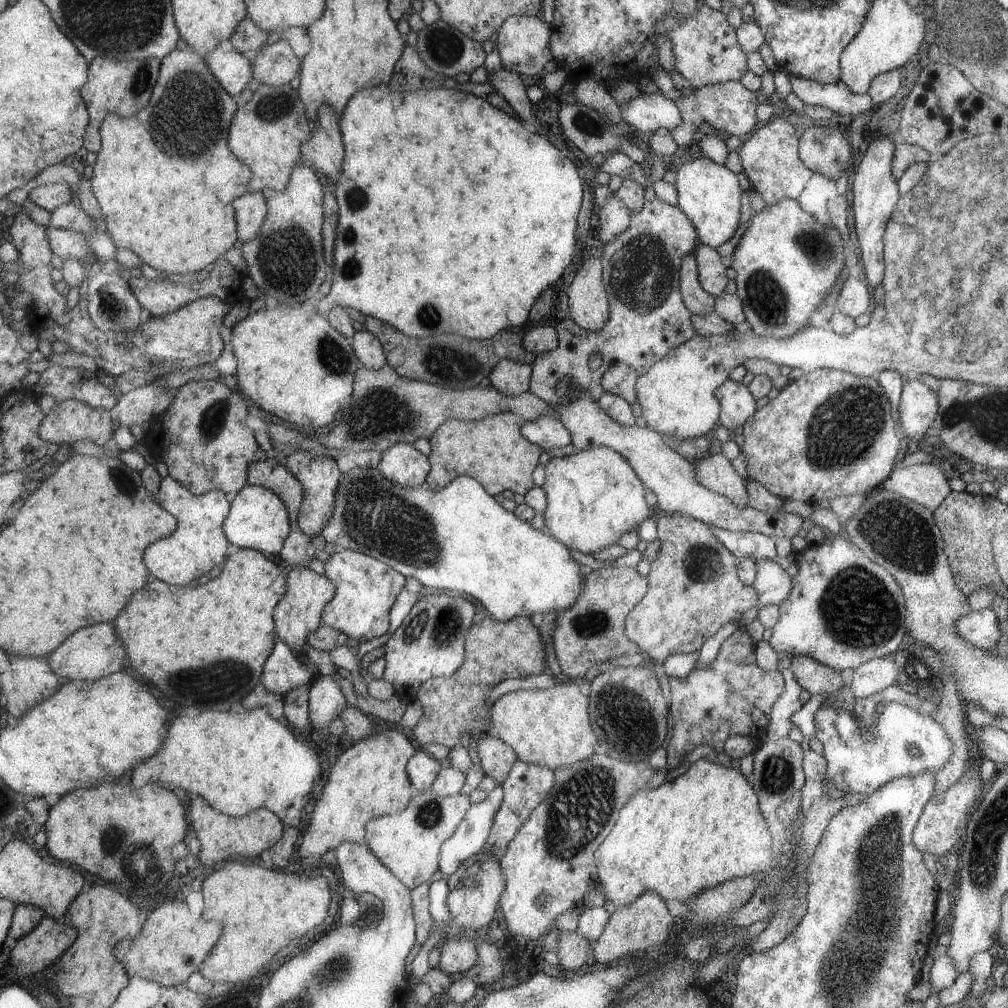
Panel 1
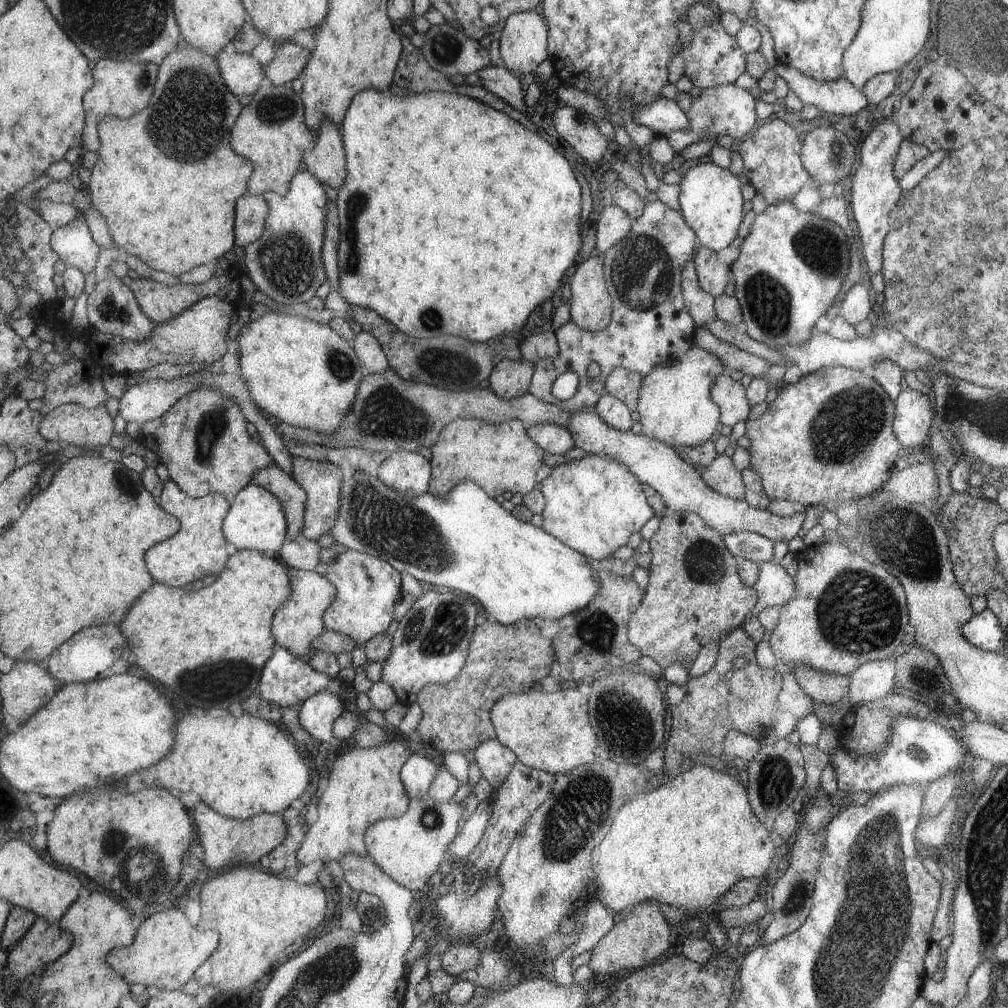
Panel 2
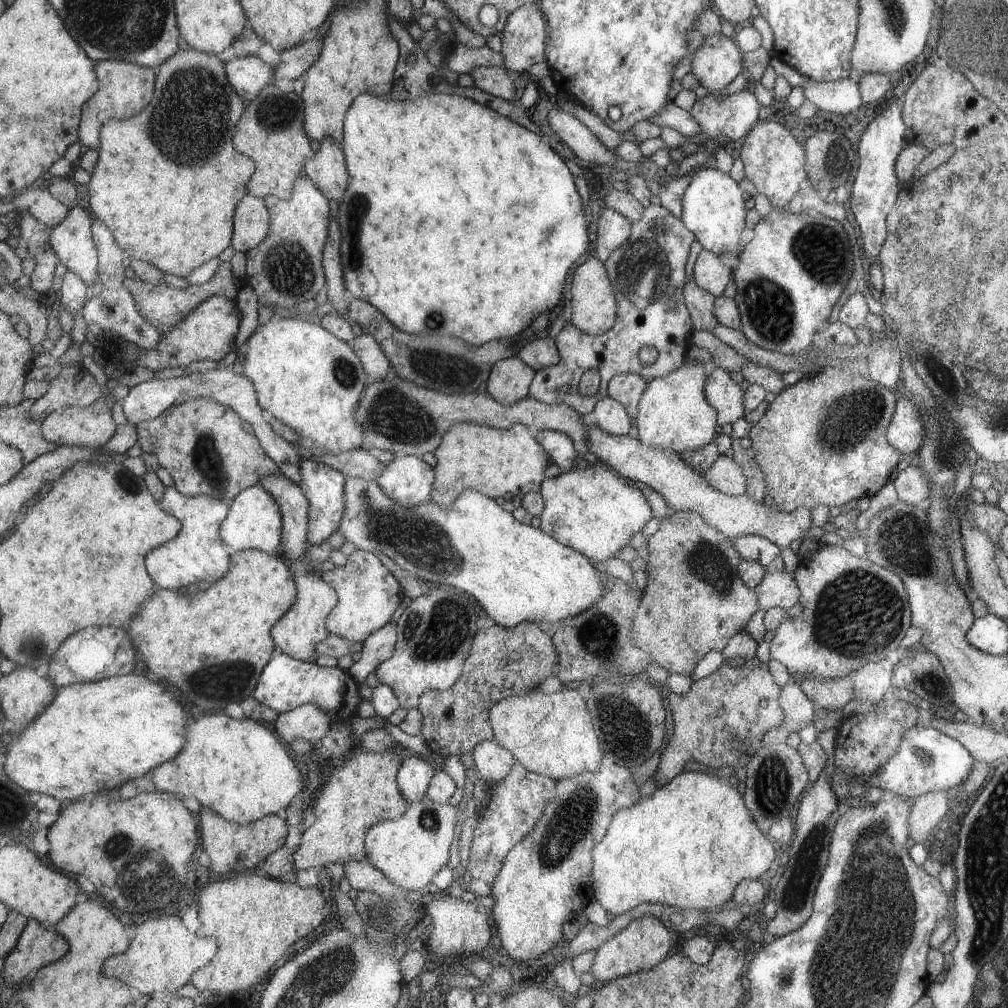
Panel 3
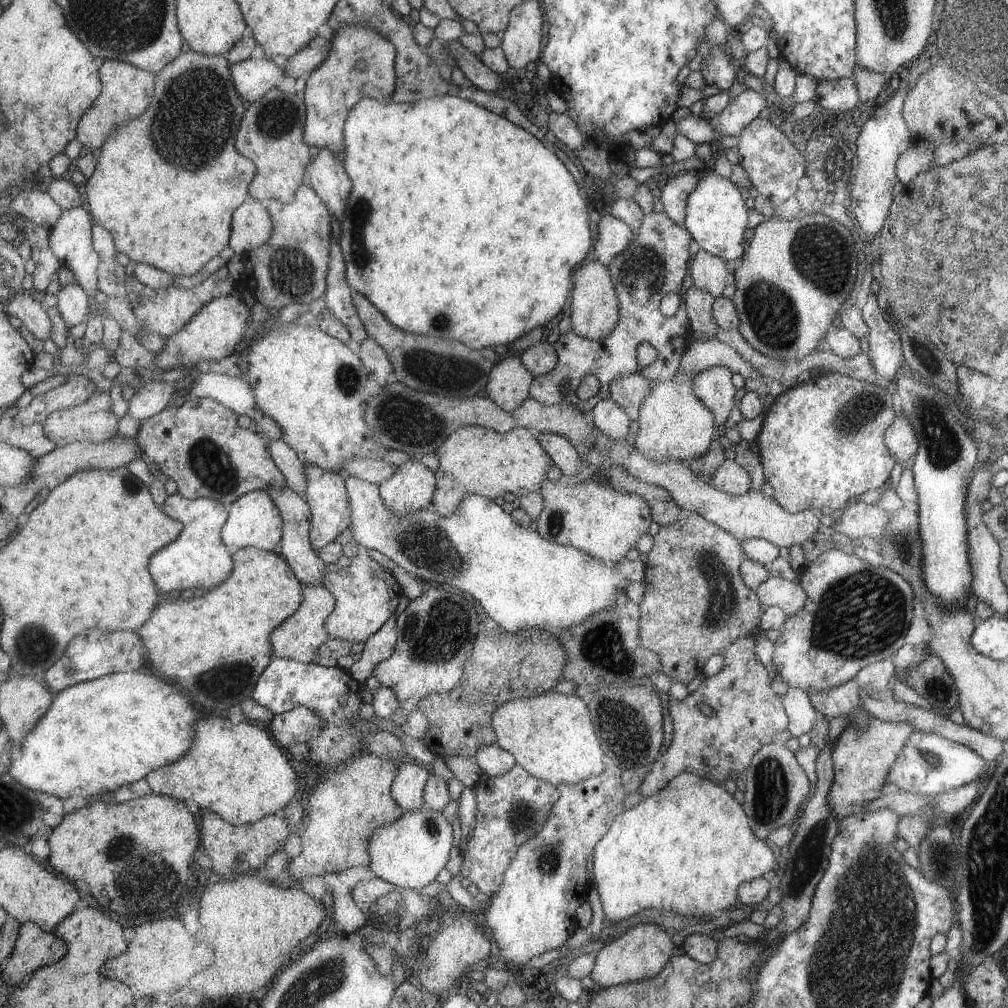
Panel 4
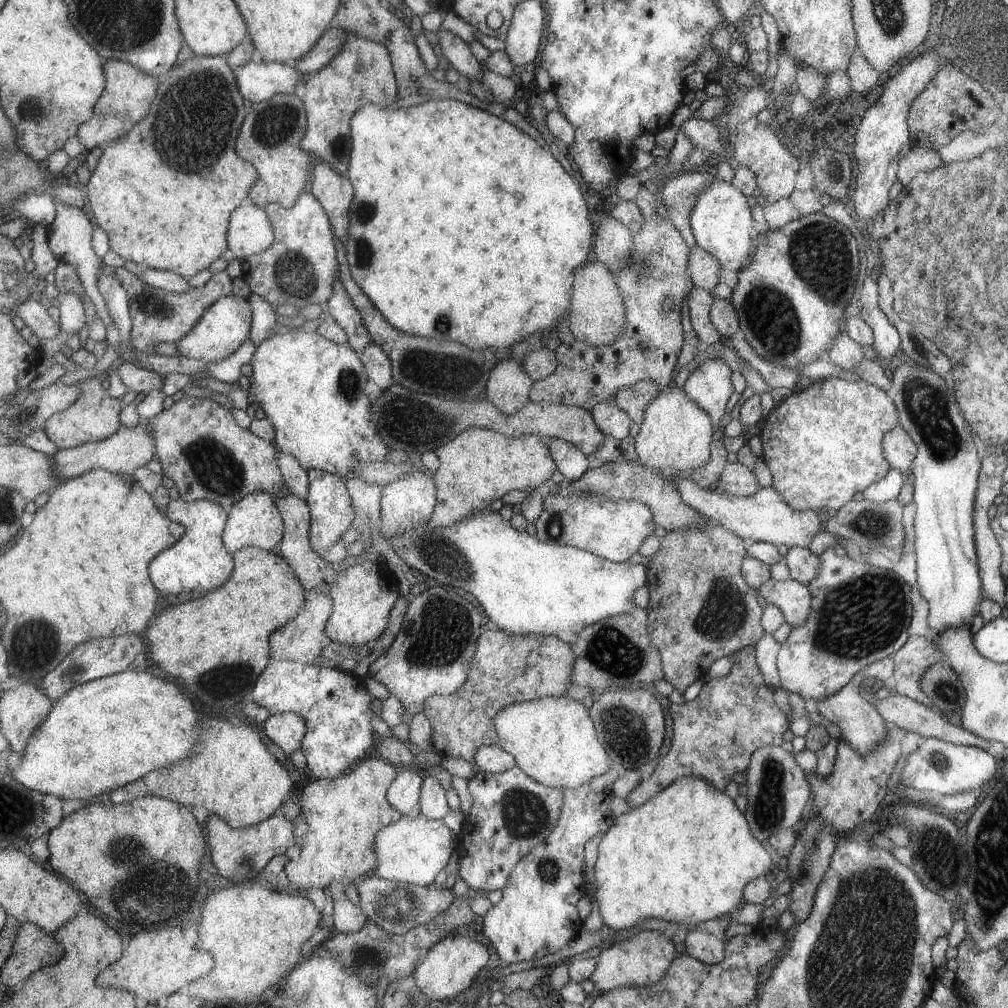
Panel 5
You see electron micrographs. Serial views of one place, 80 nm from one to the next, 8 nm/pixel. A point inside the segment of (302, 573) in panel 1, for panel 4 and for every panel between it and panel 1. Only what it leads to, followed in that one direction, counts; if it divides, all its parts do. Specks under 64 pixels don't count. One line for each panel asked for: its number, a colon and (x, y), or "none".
2: (300, 620)
3: (304, 626)
4: (301, 637)

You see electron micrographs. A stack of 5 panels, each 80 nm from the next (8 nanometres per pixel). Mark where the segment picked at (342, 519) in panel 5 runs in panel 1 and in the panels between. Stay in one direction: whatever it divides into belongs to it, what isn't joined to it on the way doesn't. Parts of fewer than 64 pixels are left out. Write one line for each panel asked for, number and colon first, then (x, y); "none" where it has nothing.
1: (320, 475)
2: (323, 481)
3: (324, 485)
4: (327, 494)

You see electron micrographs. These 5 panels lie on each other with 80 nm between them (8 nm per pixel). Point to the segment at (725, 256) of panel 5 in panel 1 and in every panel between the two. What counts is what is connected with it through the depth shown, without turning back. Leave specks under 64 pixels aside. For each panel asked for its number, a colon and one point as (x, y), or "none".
1: (708, 193)
2: (709, 199)
3: (712, 210)
4: (715, 215)

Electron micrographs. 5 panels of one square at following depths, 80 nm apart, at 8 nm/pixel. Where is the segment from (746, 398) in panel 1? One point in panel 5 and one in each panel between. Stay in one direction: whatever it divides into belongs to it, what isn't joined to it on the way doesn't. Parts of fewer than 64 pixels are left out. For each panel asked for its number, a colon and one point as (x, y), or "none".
2: (728, 395)
3: (722, 393)
4: (712, 385)
5: (708, 385)

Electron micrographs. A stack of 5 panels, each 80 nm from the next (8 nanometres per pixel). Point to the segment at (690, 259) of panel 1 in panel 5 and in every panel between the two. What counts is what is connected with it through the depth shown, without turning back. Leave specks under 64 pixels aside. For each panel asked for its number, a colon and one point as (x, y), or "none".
2: (701, 306)
3: (700, 304)
4: (699, 303)
5: (699, 303)

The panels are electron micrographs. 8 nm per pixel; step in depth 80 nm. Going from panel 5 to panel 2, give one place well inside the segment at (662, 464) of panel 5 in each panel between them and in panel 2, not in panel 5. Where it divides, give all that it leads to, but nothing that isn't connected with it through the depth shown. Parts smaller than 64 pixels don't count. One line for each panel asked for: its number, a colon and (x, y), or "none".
2: (674, 405)
3: (672, 413)
4: (673, 423)

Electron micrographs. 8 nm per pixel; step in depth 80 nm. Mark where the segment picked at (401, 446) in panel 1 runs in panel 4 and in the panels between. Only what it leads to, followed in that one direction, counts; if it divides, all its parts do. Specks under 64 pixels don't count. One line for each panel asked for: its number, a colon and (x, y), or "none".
2: (410, 473)
3: (409, 479)
4: (413, 488)

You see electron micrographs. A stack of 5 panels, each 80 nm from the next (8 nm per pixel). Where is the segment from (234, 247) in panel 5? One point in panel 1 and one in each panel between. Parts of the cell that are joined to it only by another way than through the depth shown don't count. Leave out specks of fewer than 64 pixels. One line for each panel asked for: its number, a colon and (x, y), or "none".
1: (251, 209)
2: (252, 211)
3: (253, 219)
4: (253, 226)

